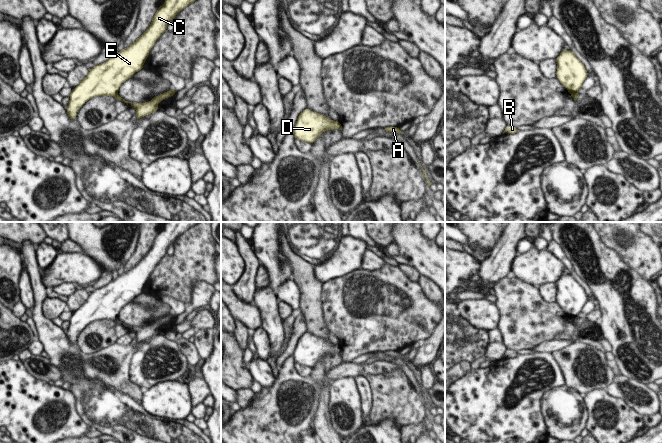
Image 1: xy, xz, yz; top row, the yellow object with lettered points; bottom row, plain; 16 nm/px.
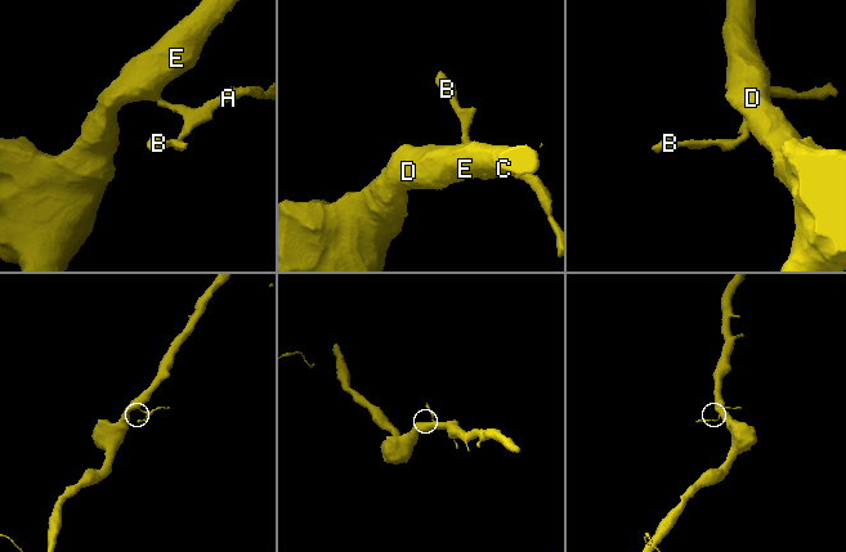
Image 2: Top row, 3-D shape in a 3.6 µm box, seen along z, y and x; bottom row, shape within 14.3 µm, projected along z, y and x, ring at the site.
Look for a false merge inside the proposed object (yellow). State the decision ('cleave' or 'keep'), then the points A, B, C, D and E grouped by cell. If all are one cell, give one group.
cleave | A B / C D E

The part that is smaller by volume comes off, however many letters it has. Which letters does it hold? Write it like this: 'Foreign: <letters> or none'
Foreign: A, B

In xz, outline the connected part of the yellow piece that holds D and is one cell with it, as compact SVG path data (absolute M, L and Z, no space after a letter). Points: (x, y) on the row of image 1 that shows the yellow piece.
M304 109L298 115L292 132L295 139L312 144L323 132L341 127L339 121L333 121L328 116Z

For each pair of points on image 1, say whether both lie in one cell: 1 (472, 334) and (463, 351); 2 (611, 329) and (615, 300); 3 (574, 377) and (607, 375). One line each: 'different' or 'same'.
1: same
2: same
3: same

